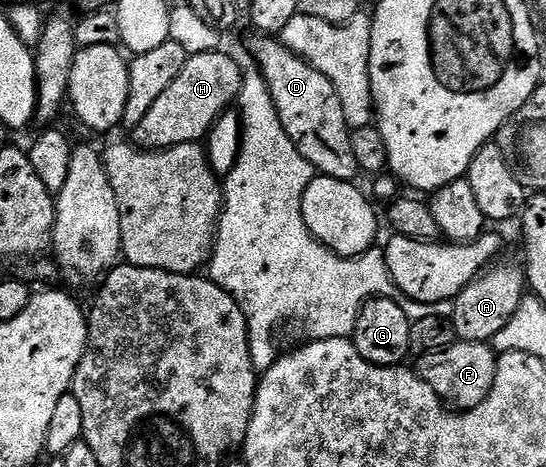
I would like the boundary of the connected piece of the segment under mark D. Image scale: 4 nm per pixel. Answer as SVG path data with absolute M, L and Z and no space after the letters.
M255 37L251 43L251 55L263 74L262 82L273 97L273 105L277 109L277 117L281 117L281 125L285 133L289 133L289 141L309 161L309 165L320 175L328 175L334 179L354 180L360 174L357 157L353 157L352 127L347 124L345 109L341 105L341 97L325 77L313 65L309 65L299 55L294 55L287 46L275 37Z

